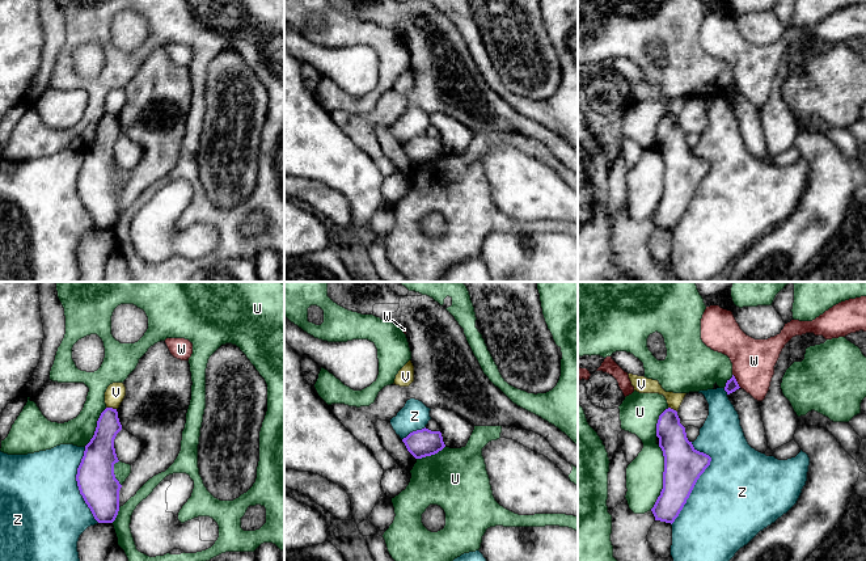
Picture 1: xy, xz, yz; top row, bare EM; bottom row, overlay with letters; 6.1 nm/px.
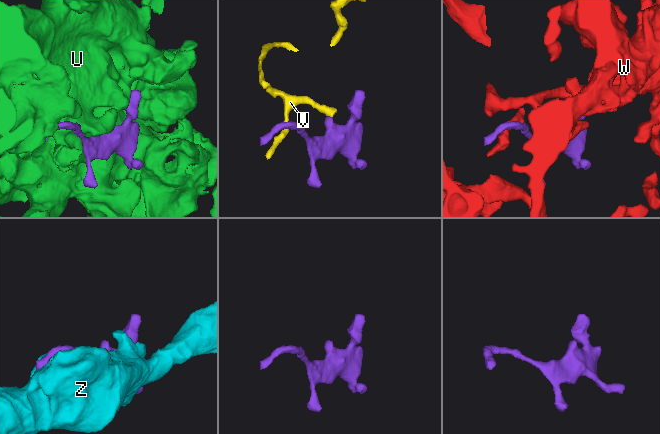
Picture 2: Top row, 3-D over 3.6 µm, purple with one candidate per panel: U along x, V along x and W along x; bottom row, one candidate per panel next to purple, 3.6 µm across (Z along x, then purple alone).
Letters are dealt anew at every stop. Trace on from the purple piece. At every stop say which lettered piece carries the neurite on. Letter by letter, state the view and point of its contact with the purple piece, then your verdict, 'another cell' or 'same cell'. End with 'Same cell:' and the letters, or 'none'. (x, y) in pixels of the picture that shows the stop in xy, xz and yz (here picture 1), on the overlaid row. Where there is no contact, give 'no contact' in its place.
U: contact yz (663, 477); another cell
V: contact xy (112, 408); another cell
W: contact yz (735, 380); another cell
Z: contact yz (696, 481); another cell
Same cell: none

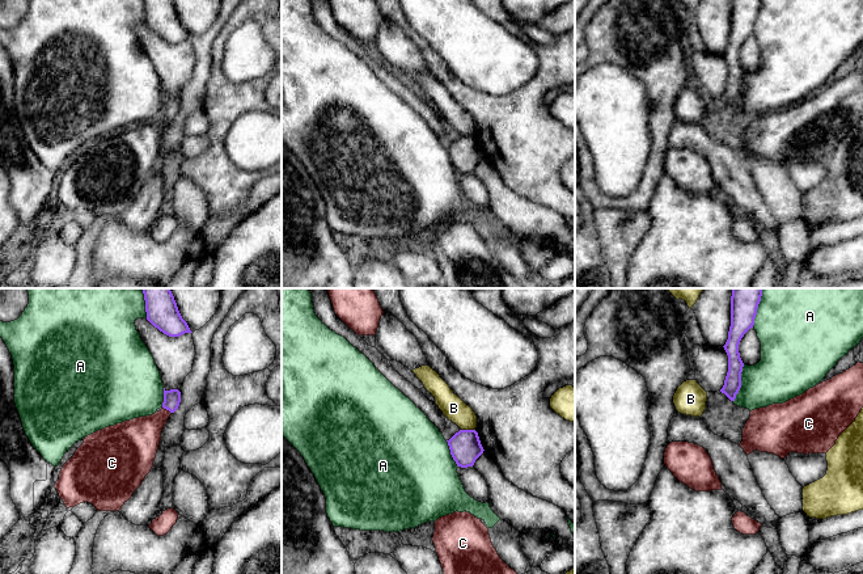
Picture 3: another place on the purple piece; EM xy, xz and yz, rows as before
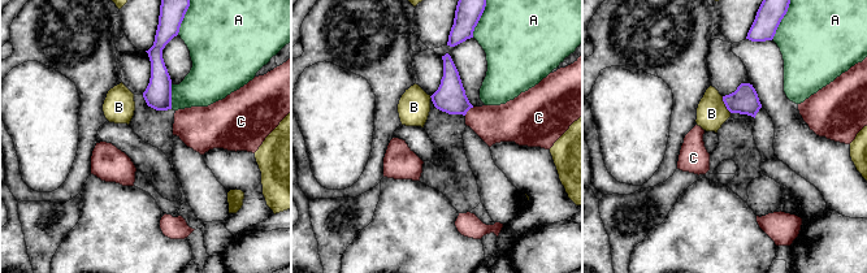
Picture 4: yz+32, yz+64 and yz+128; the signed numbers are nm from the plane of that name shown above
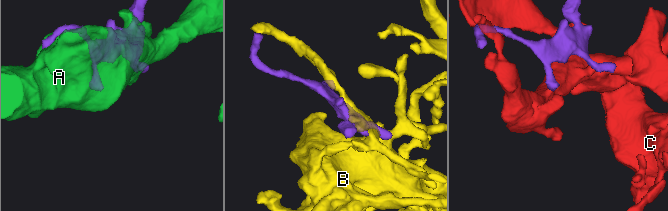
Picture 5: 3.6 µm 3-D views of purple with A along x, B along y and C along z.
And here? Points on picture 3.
A: contact yz (740, 383); another cell
B: contact xz (468, 430); another cell
C: contact xy (166, 409); same cell
Same cell: C

